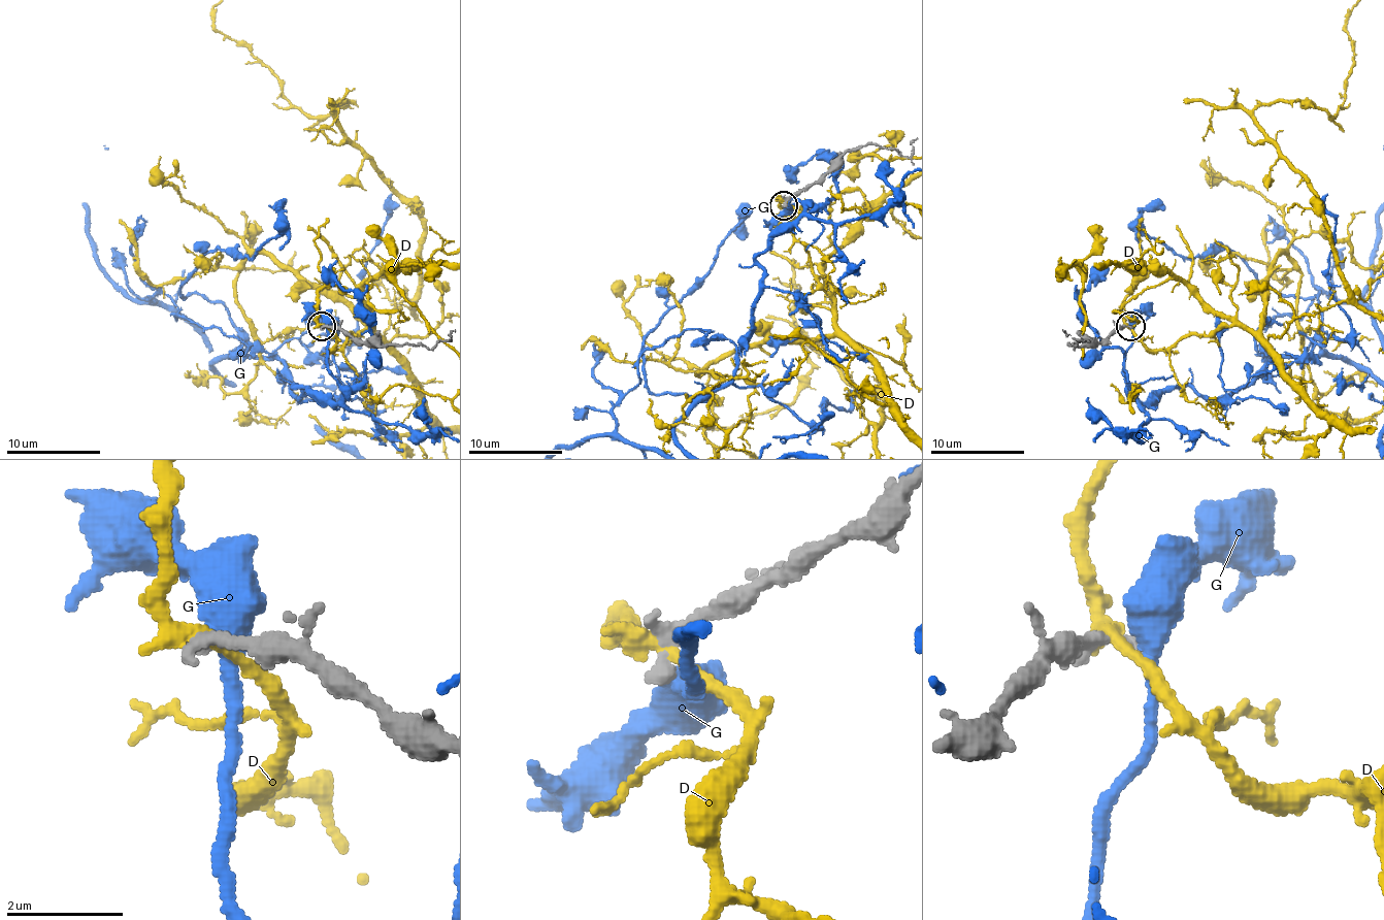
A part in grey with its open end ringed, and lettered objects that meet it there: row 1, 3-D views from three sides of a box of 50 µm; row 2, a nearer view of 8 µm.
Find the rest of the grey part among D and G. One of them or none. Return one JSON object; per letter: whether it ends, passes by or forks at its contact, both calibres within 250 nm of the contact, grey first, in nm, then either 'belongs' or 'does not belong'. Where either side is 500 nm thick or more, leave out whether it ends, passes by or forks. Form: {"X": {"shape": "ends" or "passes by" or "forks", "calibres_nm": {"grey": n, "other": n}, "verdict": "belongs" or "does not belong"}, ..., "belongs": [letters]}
{"D": {"shape": "passes by", "calibres_nm": {"grey": 340, "other": 280}, "verdict": "does not belong"}, "G": {"shape": "passes by", "calibres_nm": {"grey": 280, "other": 480}, "verdict": "does not belong"}, "belongs": []}

